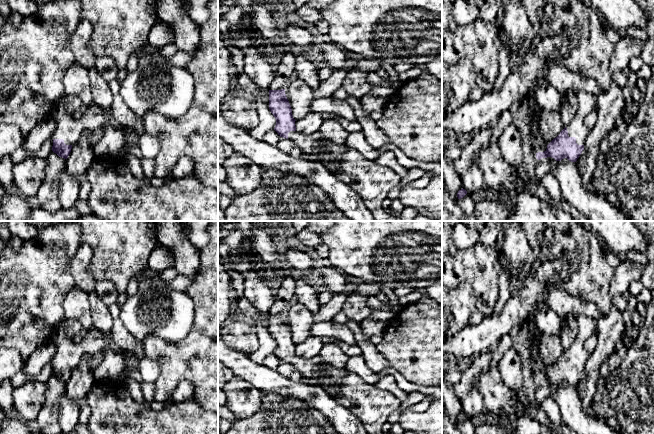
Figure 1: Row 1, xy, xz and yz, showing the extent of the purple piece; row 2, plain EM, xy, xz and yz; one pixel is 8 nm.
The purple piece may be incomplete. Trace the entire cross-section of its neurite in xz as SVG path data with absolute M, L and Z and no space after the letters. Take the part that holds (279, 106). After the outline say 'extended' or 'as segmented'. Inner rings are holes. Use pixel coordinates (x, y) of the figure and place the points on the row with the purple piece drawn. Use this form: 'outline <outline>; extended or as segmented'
outline M285 89L269 90L269 109L276 119L274 130L278 135L290 139L302 153L316 156L328 169L347 151L345 144L335 144L323 138L319 131L309 135L298 132Z; extended

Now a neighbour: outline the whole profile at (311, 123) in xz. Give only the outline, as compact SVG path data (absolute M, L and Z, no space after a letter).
M310 111L303 119L296 120L296 130L304 135L318 132L323 123L321 113Z

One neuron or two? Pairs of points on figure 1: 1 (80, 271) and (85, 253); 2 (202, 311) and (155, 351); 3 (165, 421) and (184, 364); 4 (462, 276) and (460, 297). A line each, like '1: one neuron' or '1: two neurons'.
1: one neuron
2: one neuron
3: two neurons
4: two neurons

